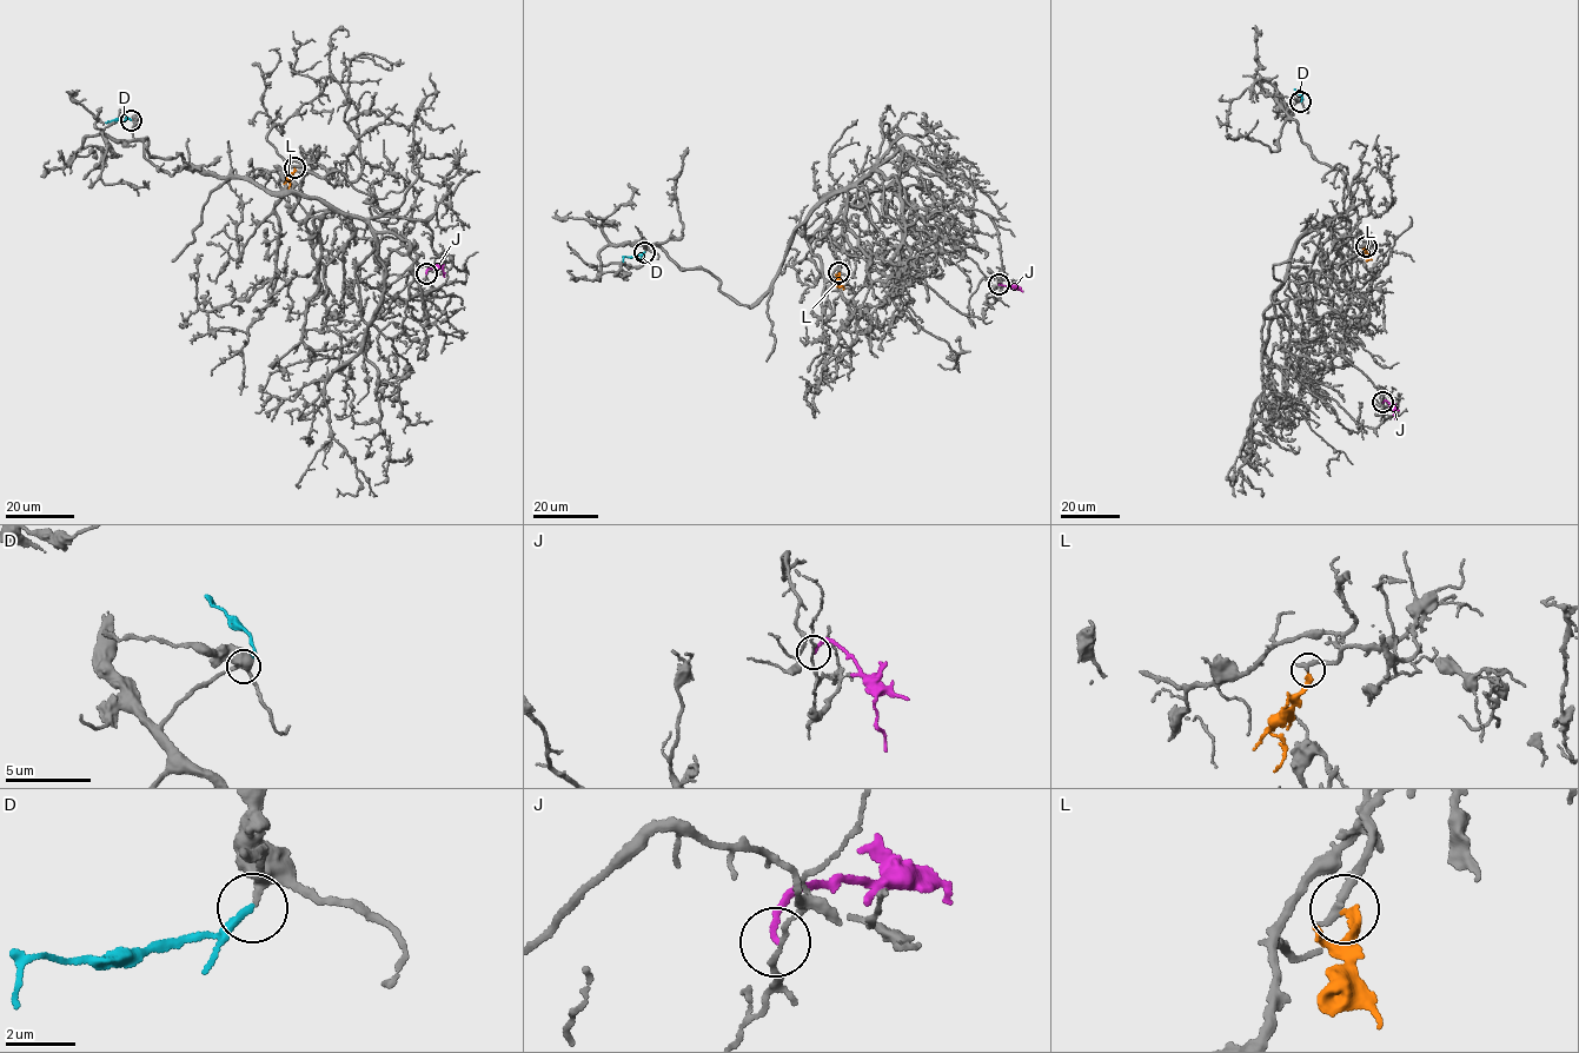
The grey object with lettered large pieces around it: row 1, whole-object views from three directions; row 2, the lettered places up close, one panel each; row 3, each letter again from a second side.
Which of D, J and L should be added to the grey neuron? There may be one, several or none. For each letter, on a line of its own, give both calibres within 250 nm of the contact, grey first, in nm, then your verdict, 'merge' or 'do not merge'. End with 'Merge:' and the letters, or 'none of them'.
D: 170 nm thick on the grey side, 220 nm on the other; merge
J: 120 nm thick on the grey side, 170 nm on the other; do not merge
L: 300 nm thick on the grey side, 220 nm on the other; do not merge
Merge: D

